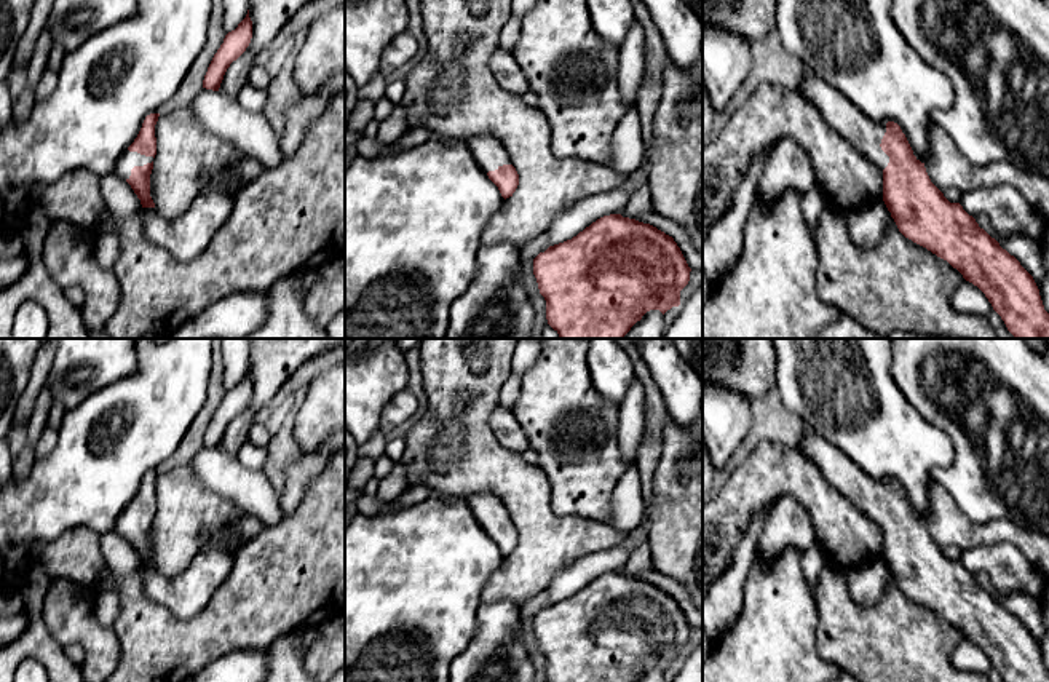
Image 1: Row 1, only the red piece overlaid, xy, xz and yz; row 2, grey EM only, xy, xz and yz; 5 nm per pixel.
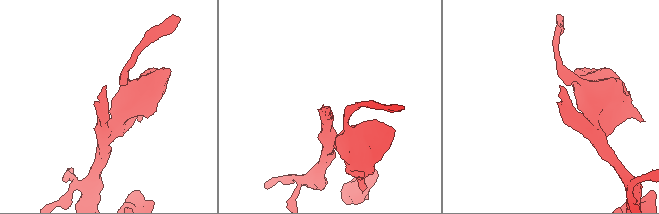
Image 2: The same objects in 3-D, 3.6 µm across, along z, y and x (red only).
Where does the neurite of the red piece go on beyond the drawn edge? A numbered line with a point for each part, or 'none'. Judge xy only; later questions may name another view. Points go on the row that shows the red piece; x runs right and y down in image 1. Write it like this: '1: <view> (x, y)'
1: xy (128, 160)

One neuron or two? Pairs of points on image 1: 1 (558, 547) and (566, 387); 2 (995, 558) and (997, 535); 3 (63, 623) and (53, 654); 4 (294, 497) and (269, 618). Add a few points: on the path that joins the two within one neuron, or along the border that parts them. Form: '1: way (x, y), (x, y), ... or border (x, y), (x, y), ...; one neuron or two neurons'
1: border (546, 479), (550, 503), (558, 515), (596, 521); two neurons
2: border (961, 553), (977, 547), (1013, 543), (1030, 561); two neurons
3: border (42, 606), (47, 630), (63, 646); two neurons
4: border (312, 479), (302, 500), (285, 515); two neurons

